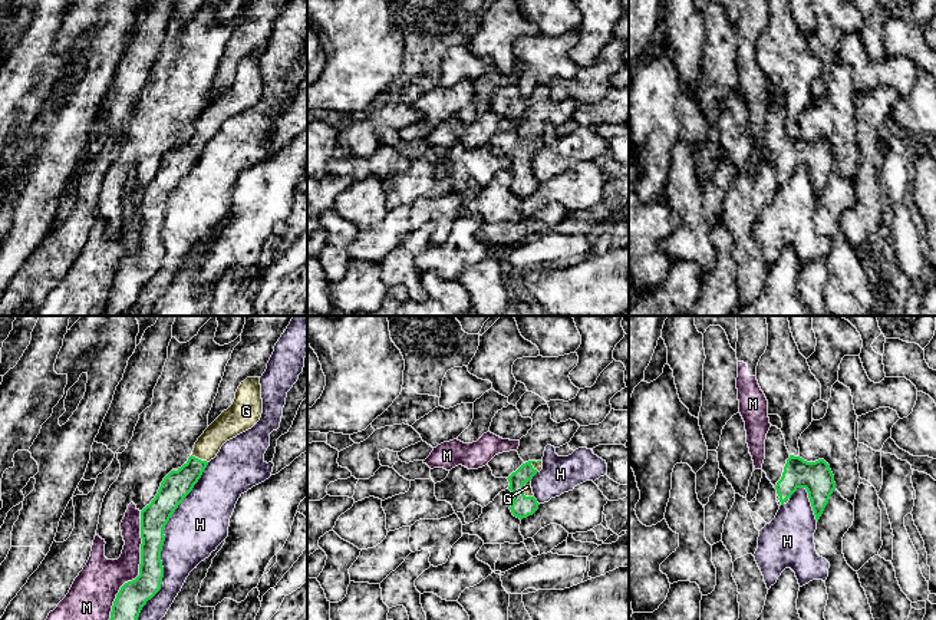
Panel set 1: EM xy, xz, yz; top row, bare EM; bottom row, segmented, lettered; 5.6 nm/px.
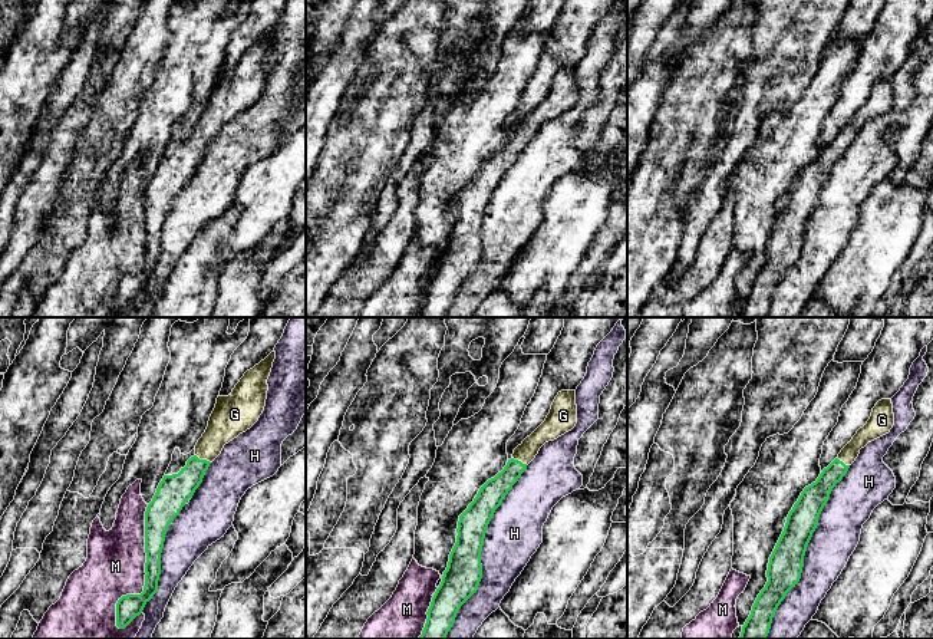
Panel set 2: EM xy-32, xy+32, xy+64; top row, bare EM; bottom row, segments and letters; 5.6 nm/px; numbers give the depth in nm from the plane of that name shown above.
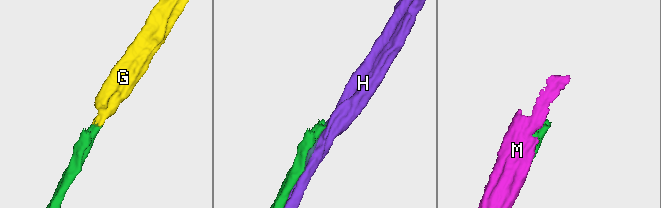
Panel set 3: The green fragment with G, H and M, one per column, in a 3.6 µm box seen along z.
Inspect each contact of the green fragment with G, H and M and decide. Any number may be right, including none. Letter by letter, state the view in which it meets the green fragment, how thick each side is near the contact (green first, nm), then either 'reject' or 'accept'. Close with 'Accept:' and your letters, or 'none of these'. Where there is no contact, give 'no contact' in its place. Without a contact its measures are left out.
G: contact in xy; calibres 160 and 150 nm; accept
H: contact in xy; calibres 160 and 320 nm; reject
M: contact in xy; calibres 160 and 240 nm; reject
Accept: G

